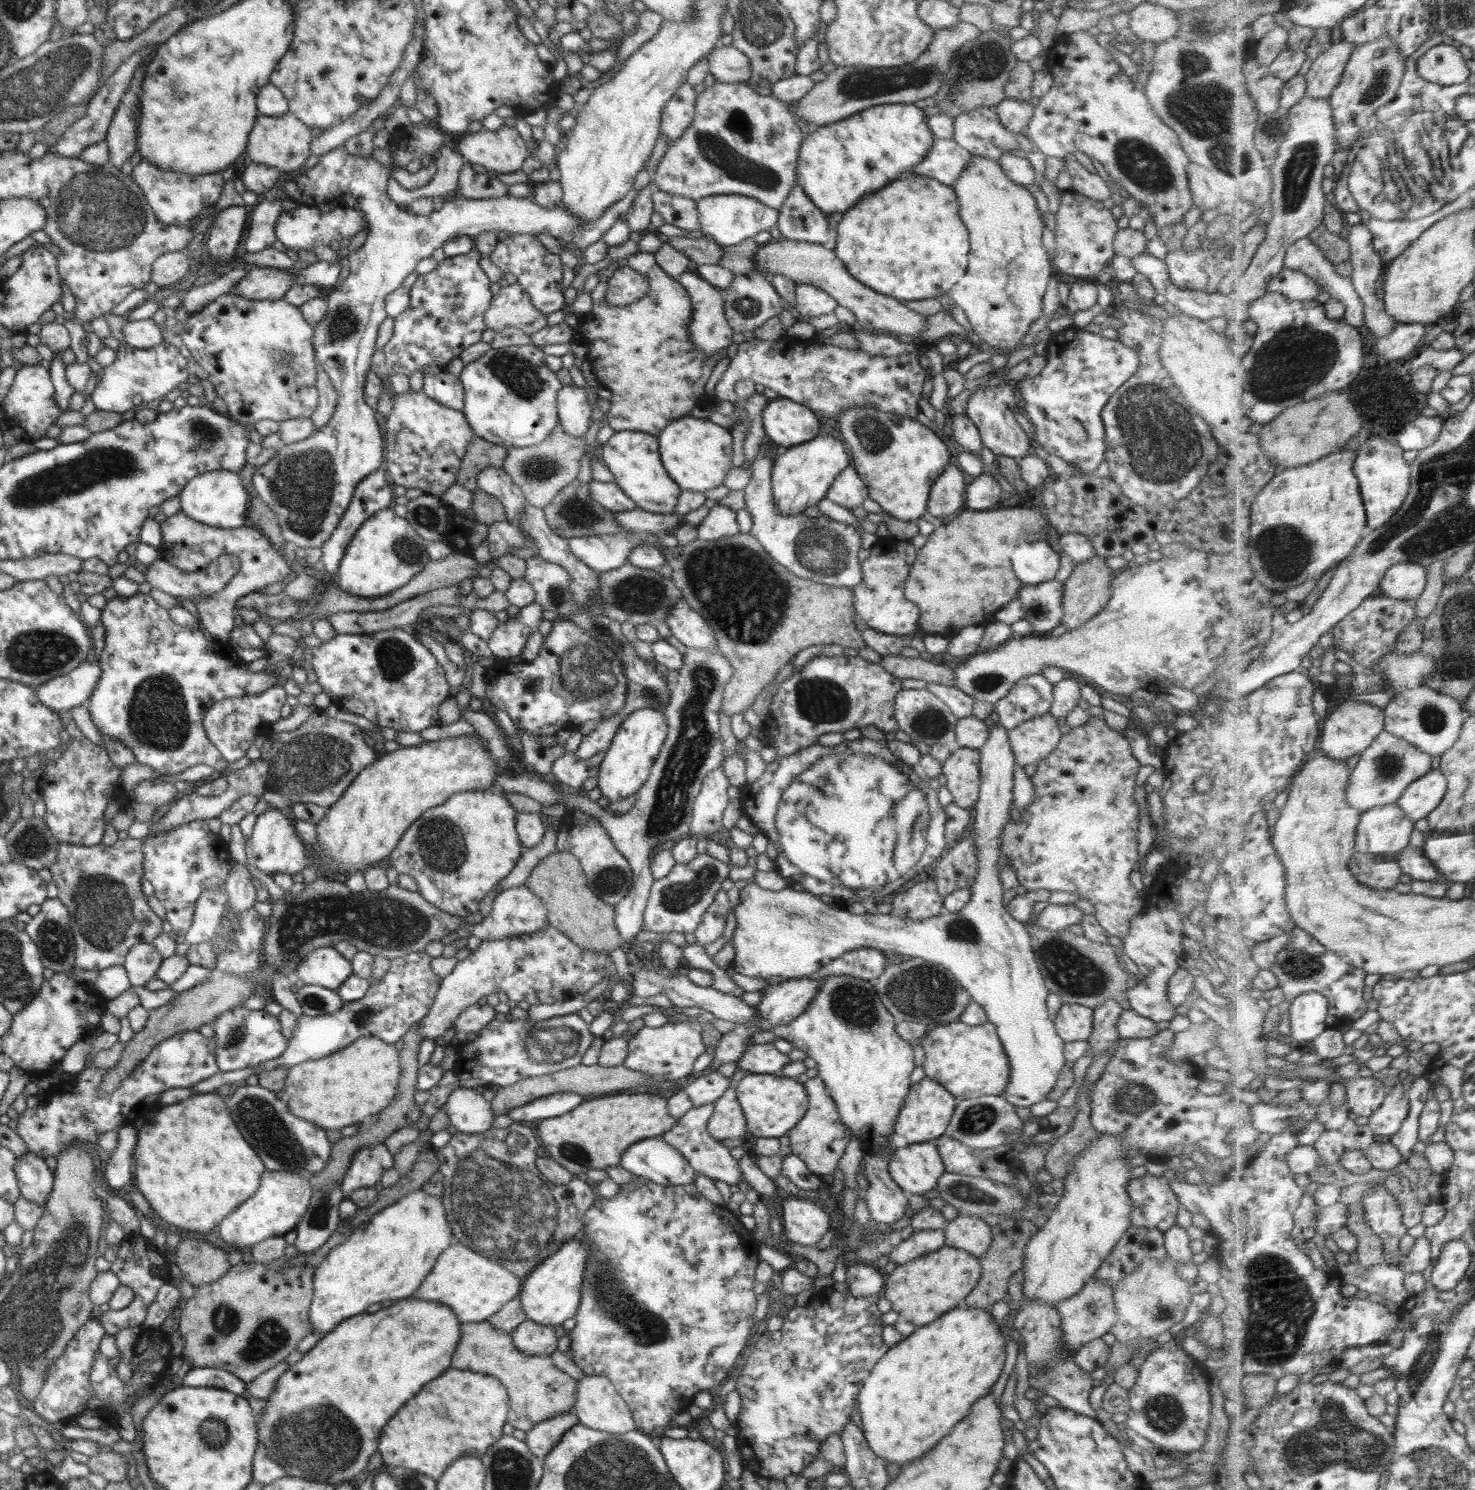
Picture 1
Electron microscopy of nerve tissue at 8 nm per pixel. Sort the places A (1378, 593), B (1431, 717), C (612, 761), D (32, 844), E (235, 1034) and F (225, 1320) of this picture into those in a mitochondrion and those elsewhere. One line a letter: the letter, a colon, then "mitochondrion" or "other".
A: other
B: mitochondrion
C: other
D: mitochondrion
E: mitochondrion
F: mitochondrion

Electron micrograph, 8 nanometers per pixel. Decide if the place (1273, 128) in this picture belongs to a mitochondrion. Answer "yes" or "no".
yes

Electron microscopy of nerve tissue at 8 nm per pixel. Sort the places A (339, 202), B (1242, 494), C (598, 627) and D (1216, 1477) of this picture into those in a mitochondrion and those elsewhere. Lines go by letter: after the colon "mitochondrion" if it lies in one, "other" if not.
A: other
B: other
C: mitochondrion
D: other

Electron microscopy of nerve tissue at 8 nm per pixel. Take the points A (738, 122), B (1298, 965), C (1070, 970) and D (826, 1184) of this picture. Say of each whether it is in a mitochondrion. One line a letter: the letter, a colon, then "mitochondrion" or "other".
A: mitochondrion
B: mitochondrion
C: mitochondrion
D: other

